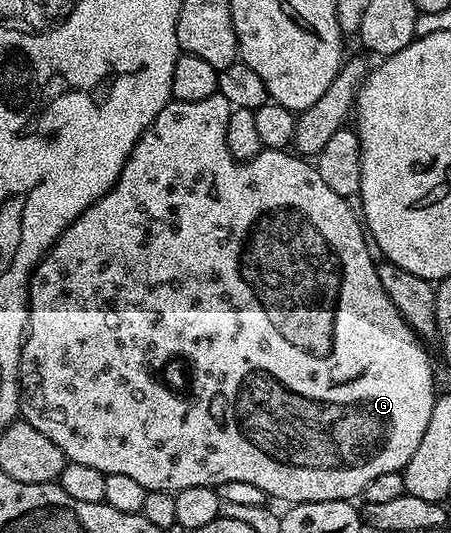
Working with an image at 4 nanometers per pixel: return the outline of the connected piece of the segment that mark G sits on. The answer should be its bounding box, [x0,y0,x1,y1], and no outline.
[19,92,435,503]

